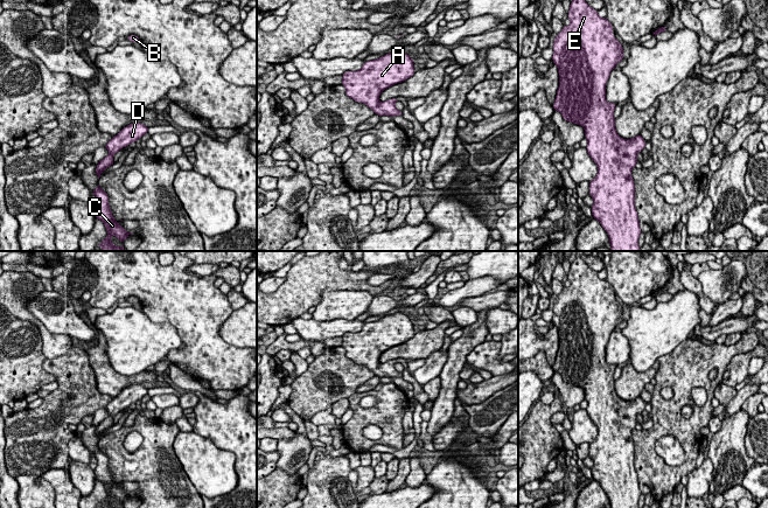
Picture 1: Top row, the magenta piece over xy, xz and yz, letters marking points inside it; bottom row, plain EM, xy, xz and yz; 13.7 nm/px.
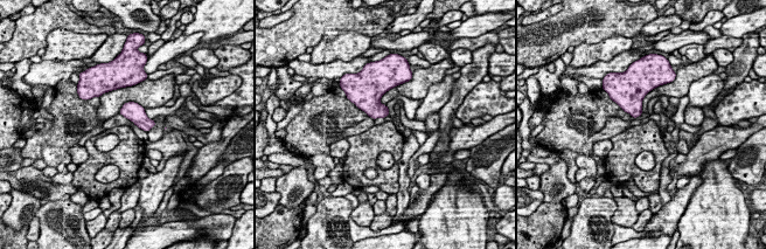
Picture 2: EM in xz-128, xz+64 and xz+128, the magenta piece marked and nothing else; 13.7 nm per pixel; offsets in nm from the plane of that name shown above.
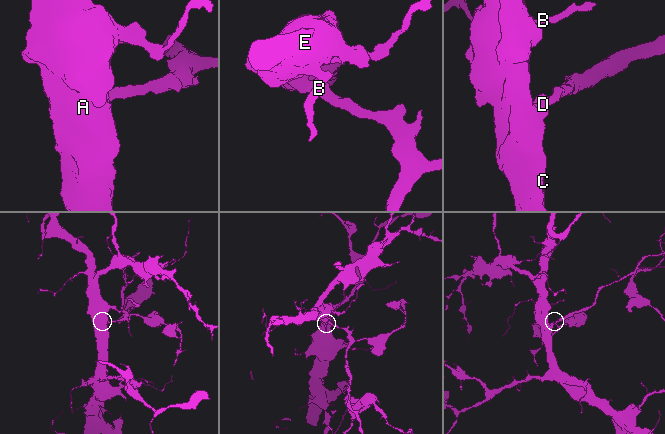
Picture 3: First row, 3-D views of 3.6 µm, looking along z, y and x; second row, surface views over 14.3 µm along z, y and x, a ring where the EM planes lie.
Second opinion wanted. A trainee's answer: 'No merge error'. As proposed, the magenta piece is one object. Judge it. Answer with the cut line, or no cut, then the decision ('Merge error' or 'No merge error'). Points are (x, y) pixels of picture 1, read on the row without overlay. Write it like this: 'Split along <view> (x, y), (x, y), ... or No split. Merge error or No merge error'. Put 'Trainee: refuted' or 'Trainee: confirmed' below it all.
No split. No merge error
Trainee: confirmed

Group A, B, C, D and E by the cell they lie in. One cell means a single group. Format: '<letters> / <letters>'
A B C D E

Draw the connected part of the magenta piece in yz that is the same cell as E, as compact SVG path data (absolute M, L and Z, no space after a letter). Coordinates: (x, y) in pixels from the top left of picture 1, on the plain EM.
M575 251L575 259L571 263L568 280L570 287L564 287L553 304L552 322L558 329L559 349L553 364L553 371L559 373L563 381L585 390L587 401L587 415L596 425L596 438L589 444L589 457L593 460L592 478L600 483L609 499L610 508L638 508L641 496L638 476L635 469L635 446L631 431L636 429L637 415L645 410L645 403L641 396L631 401L621 399L615 390L614 371L616 366L606 362L606 345L610 333L623 321L623 308L613 297L612 285L600 279L598 272L587 266L582 259L585 251Z

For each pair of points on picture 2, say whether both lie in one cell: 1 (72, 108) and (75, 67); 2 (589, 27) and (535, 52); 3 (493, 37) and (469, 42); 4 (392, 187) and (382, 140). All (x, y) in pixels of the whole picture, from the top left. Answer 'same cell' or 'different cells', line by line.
1: different cells
2: same cell
3: same cell
4: same cell

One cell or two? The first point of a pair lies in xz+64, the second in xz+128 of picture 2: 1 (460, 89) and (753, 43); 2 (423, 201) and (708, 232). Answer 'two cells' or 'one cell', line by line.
1: one cell
2: two cells

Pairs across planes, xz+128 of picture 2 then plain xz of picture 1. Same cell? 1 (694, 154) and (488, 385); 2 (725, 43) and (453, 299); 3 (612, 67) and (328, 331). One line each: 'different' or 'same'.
1: same
2: different
3: same

